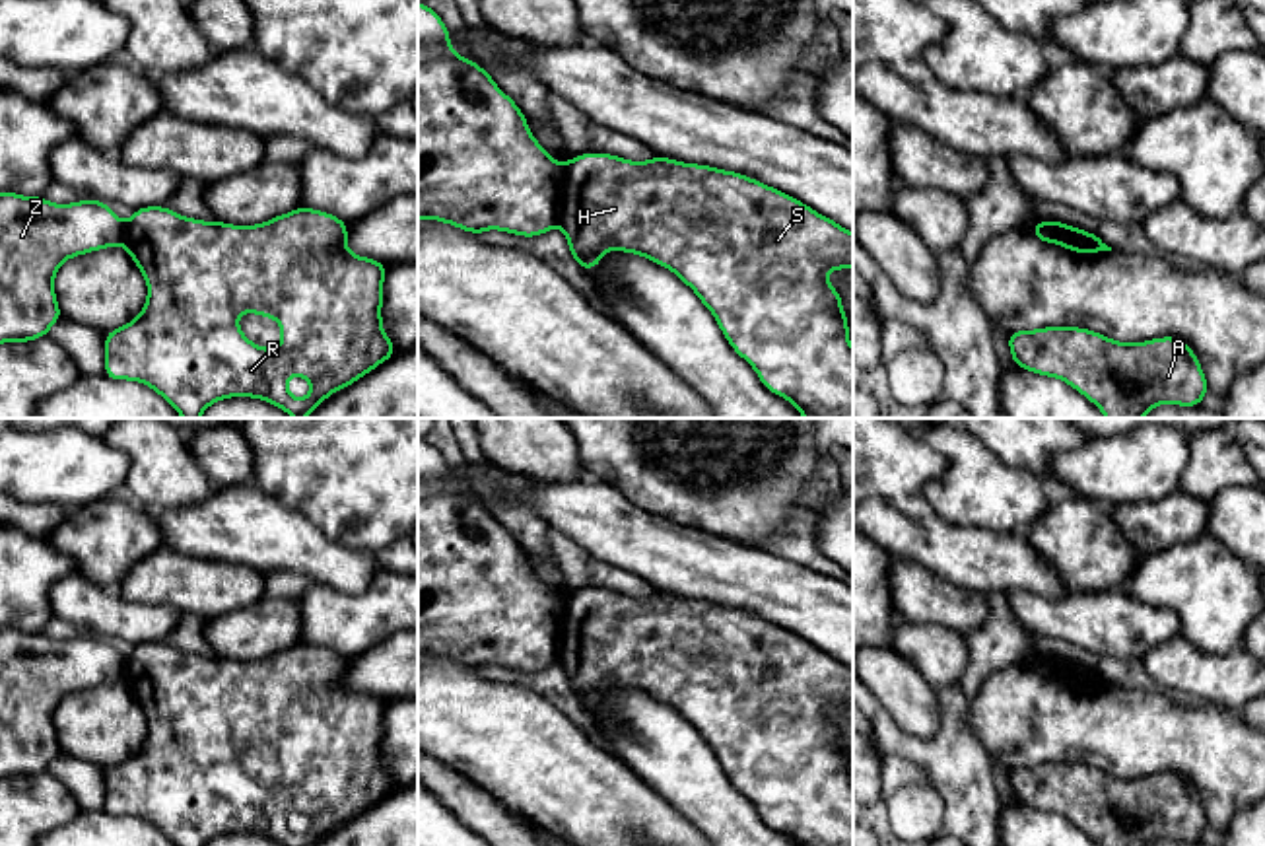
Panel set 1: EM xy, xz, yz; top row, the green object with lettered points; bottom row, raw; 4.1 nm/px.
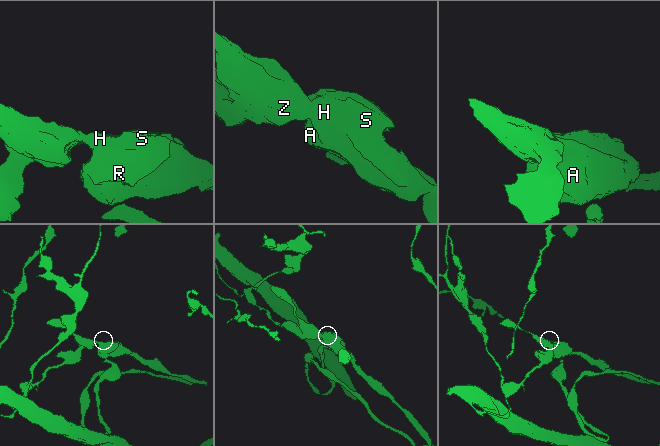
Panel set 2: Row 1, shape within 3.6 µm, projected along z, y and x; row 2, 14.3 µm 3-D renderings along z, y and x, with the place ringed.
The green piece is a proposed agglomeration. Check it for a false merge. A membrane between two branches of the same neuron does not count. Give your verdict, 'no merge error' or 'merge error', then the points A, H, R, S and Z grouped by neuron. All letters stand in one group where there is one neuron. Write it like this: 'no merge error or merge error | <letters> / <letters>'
merge error | A H R S / Z

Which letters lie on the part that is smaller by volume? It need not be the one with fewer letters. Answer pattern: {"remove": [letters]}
{"remove": ["A", "H", "R", "S"]}

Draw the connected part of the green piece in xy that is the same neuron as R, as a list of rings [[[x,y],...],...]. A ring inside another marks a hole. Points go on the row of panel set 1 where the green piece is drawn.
[[[146,206],[134,210],[130,220],[124,224],[124,249],[130,253],[134,264],[146,278],[148,298],[144,309],[136,319],[120,329],[105,335],[105,375],[122,381],[140,381],[161,395],[183,418],[200,418],[200,414],[214,403],[231,397],[251,397],[262,399],[293,418],[305,418],[311,414],[326,397],[352,385],[379,364],[387,362],[394,352],[393,340],[383,331],[381,307],[383,307],[383,282],[387,266],[369,257],[358,257],[346,247],[348,224],[340,218],[326,214],[323,210],[313,210],[307,206],[295,208],[288,214],[276,216],[264,224],[255,226],[233,226],[223,222],[202,222],[194,218],[185,218],[165,206]],[[241,313],[258,313],[262,319],[272,317],[282,329],[282,340],[276,348],[268,350],[264,346],[253,344],[247,335],[241,333],[237,321]],[[299,375],[309,381],[311,391],[305,399],[295,399],[290,395],[288,379]]]

